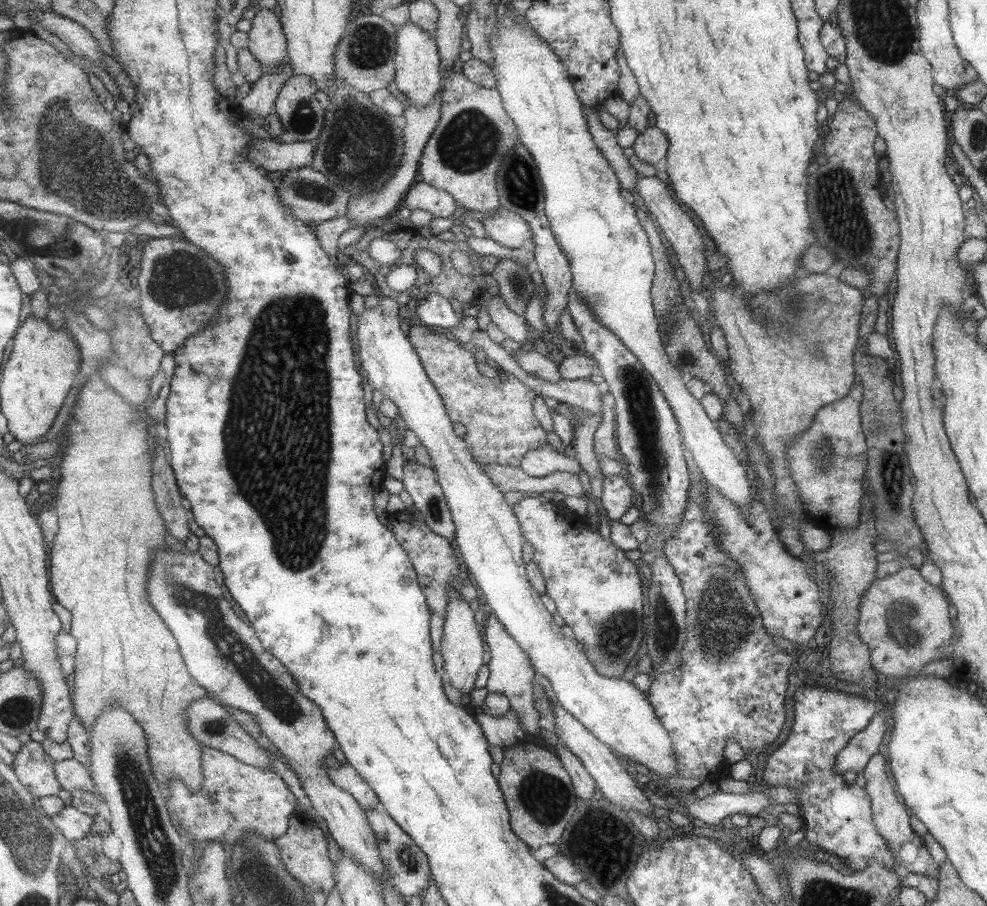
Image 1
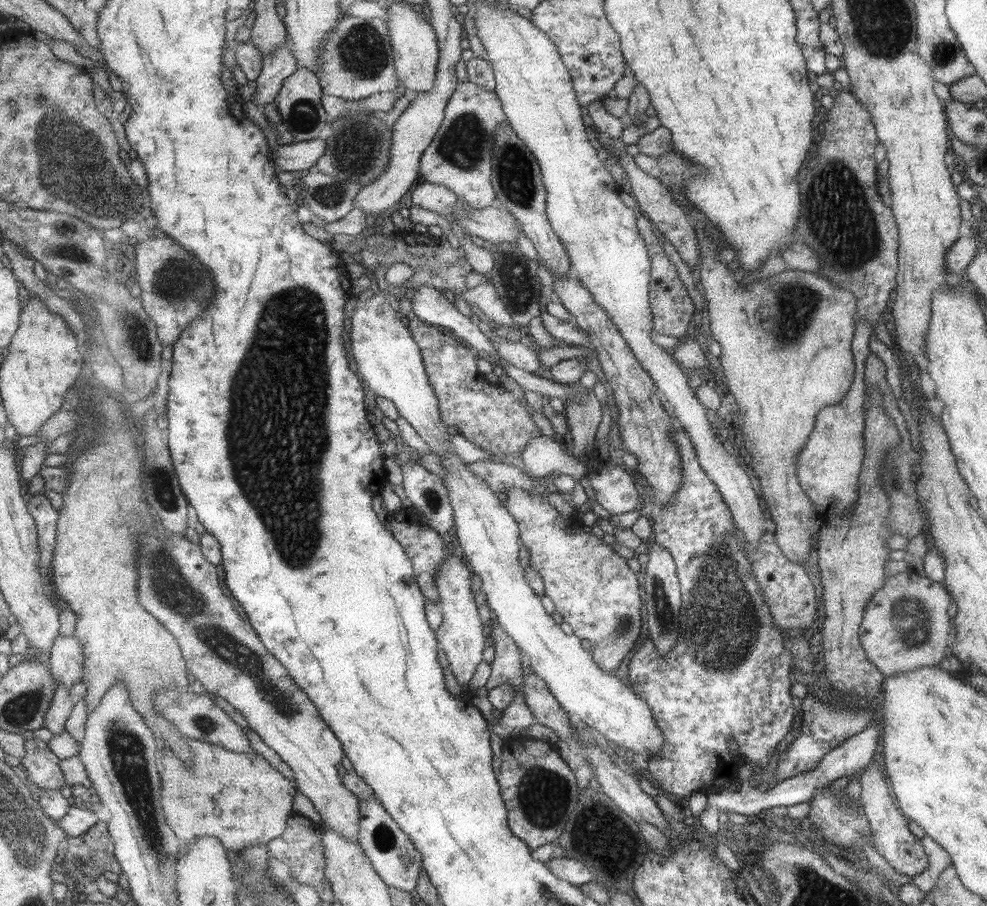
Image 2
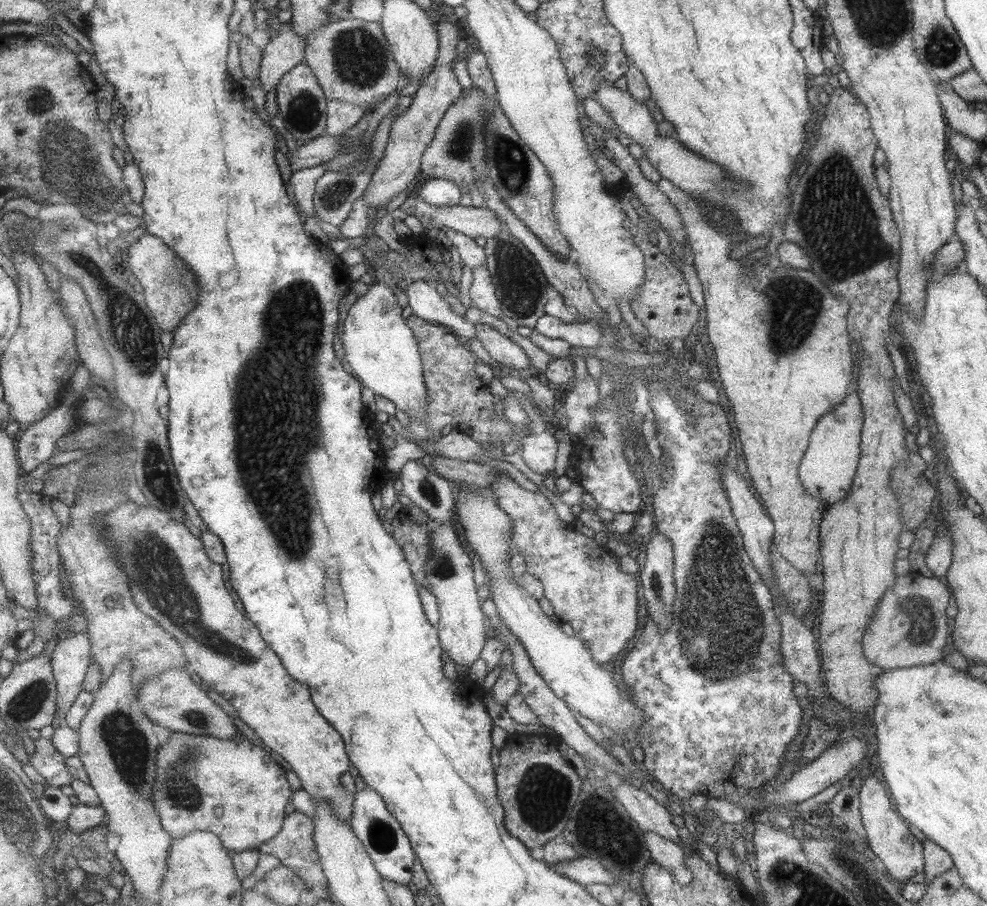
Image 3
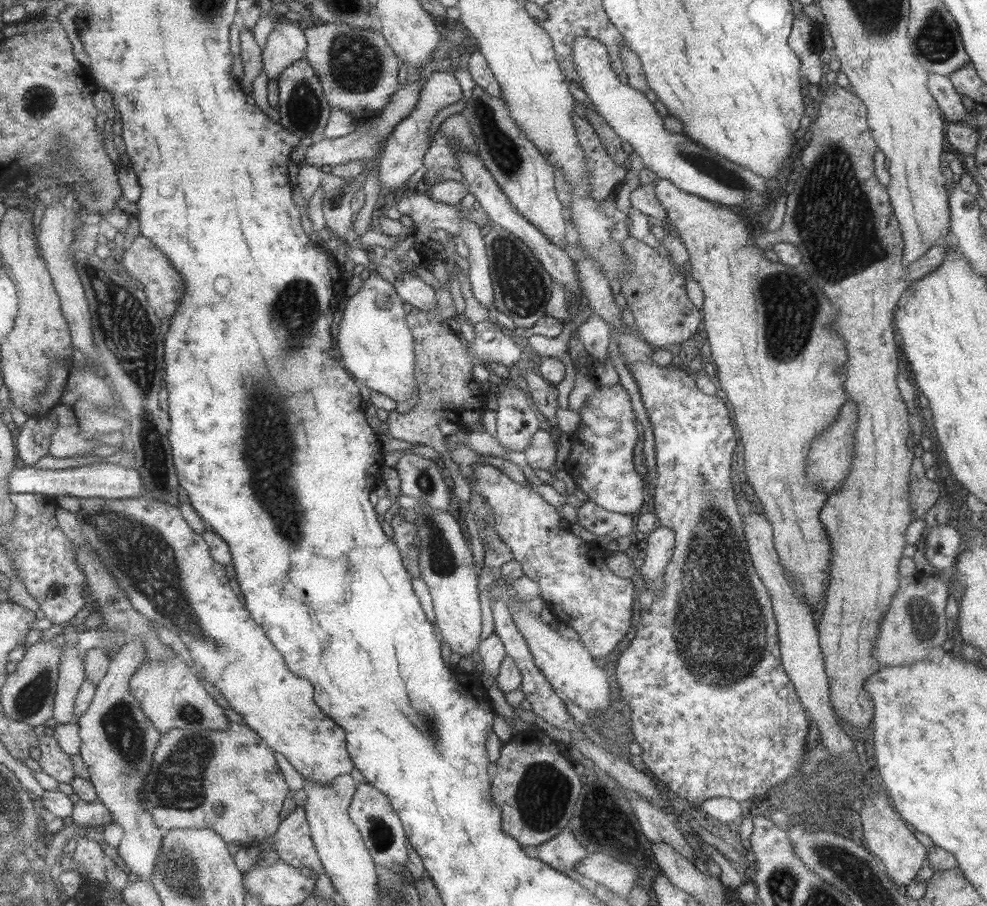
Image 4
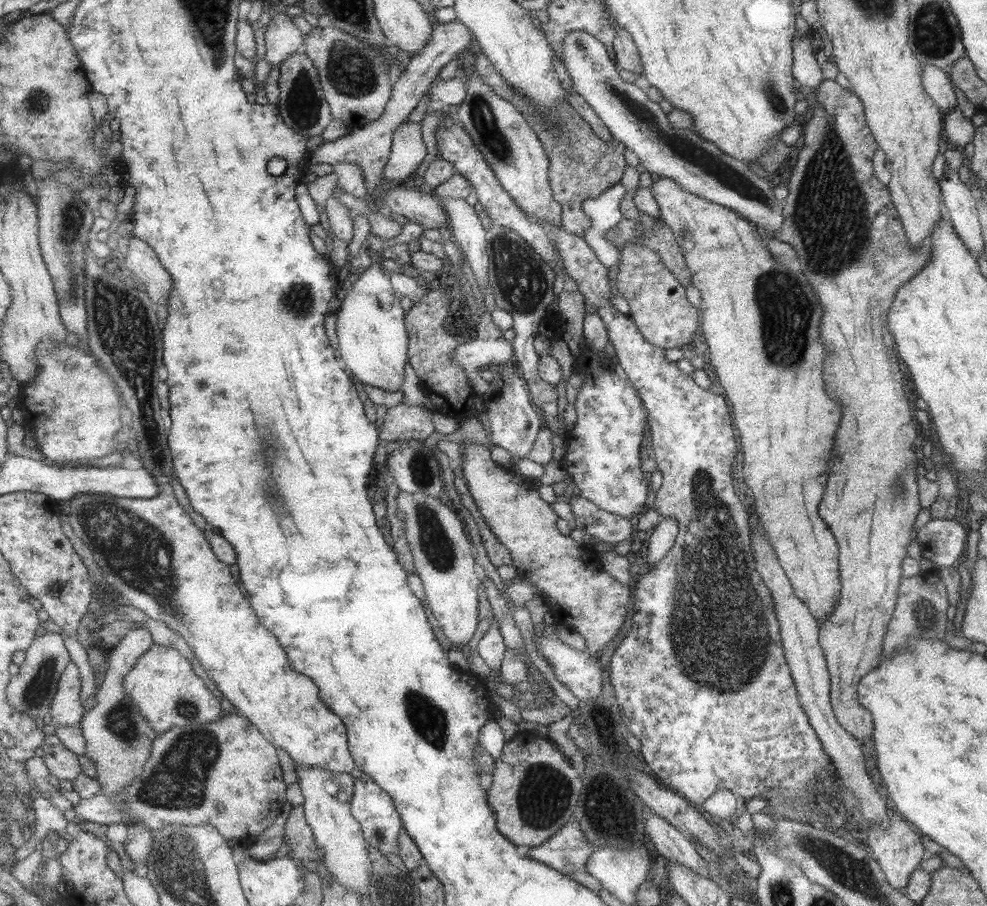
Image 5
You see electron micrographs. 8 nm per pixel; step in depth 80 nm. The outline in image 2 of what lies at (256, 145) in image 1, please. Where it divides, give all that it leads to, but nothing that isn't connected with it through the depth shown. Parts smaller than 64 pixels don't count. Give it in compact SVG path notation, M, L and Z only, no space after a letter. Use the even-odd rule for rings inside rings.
M320 135L306 142L295 142L291 146L281 145L277 152L271 154L271 160L282 171L307 171L315 166L323 150L325 141L323 135Z

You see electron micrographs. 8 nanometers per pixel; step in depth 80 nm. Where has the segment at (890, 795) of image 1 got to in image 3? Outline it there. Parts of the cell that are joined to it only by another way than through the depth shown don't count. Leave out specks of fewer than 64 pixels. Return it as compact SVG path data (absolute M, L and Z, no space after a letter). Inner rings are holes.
M869 776L857 780L857 785L859 787L860 818L868 838L867 846L869 846L871 852L875 854L877 859L881 860L881 864L886 868L886 871L899 882L913 876L913 874L919 874L921 870L924 870L924 854L921 854L921 844L919 844L919 840L915 840L909 834L907 824L901 818L900 813L891 808L891 802L887 798L887 792L885 792L883 784L877 778Z

